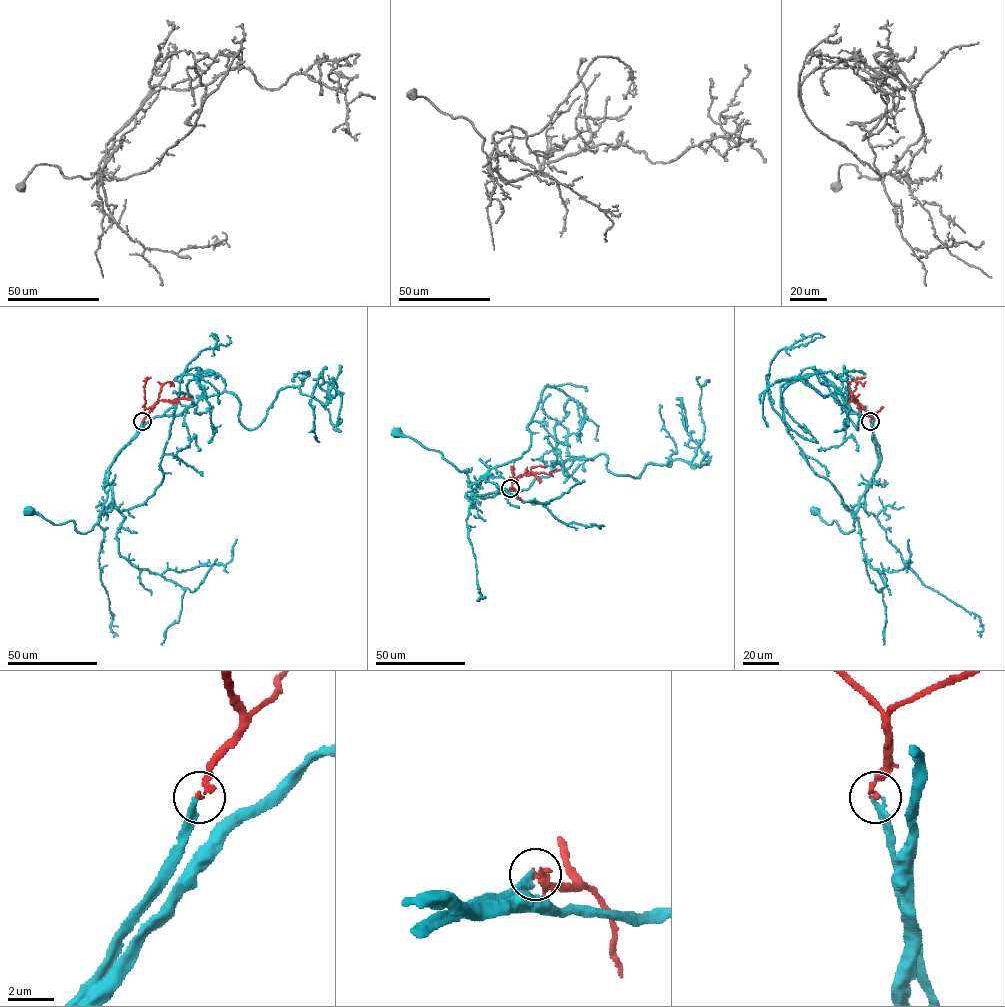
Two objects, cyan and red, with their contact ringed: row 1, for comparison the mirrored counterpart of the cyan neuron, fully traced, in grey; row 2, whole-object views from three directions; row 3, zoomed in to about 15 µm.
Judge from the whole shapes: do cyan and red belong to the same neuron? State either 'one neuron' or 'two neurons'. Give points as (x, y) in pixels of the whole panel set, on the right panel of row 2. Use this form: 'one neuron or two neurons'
one neuron

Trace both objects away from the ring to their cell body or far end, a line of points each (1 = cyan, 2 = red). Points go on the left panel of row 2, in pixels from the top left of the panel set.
1: (142, 421), (109, 469), (109, 489), (92, 529), (80, 533), (72, 520), (54, 524), (27, 512)
2: (142, 421), (145, 410), (157, 403), (162, 385), (168, 381), (172, 385), (172, 382)

